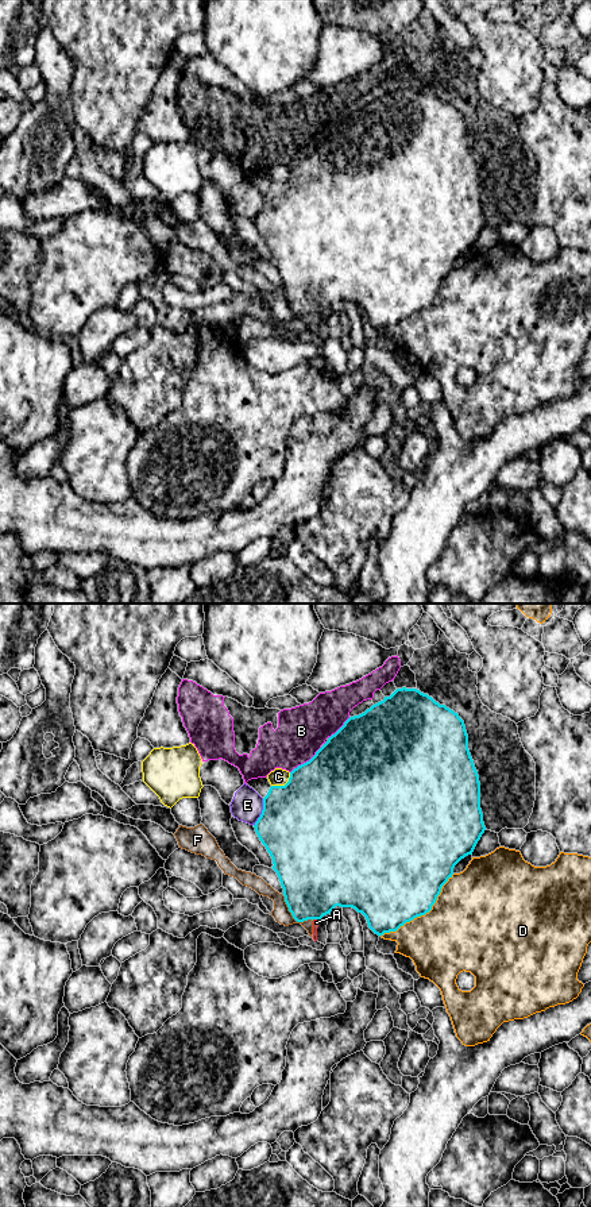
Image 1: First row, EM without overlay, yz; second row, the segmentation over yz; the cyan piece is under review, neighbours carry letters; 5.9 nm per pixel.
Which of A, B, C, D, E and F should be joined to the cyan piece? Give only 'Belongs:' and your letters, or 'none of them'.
Belongs: none of them

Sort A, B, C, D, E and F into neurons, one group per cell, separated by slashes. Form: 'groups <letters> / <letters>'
groups A F / B / C / D / E

